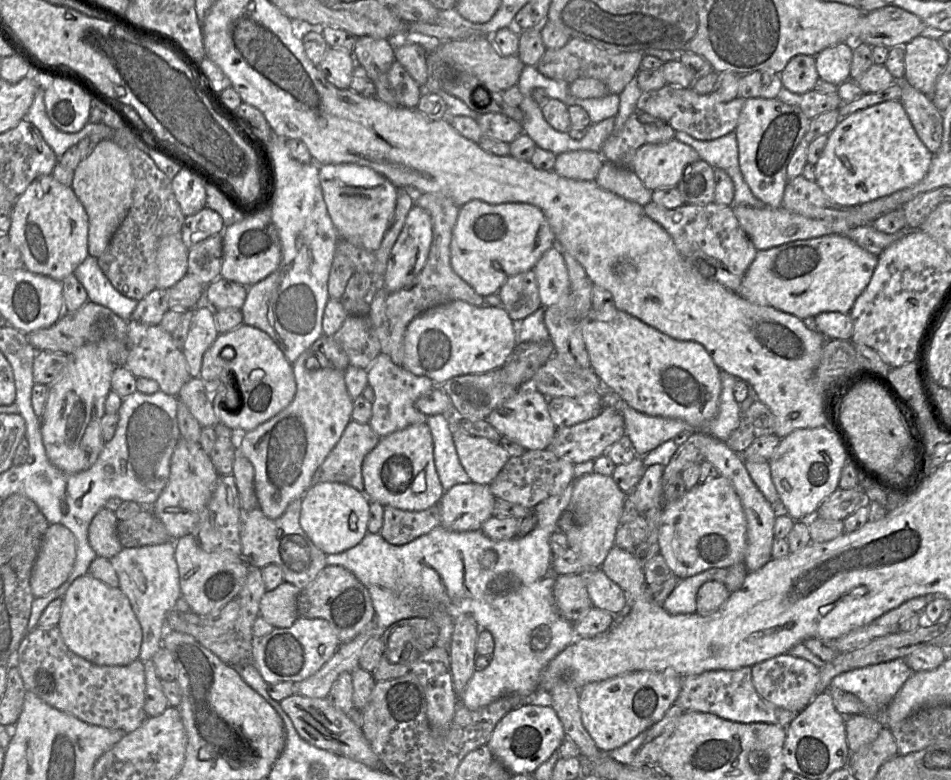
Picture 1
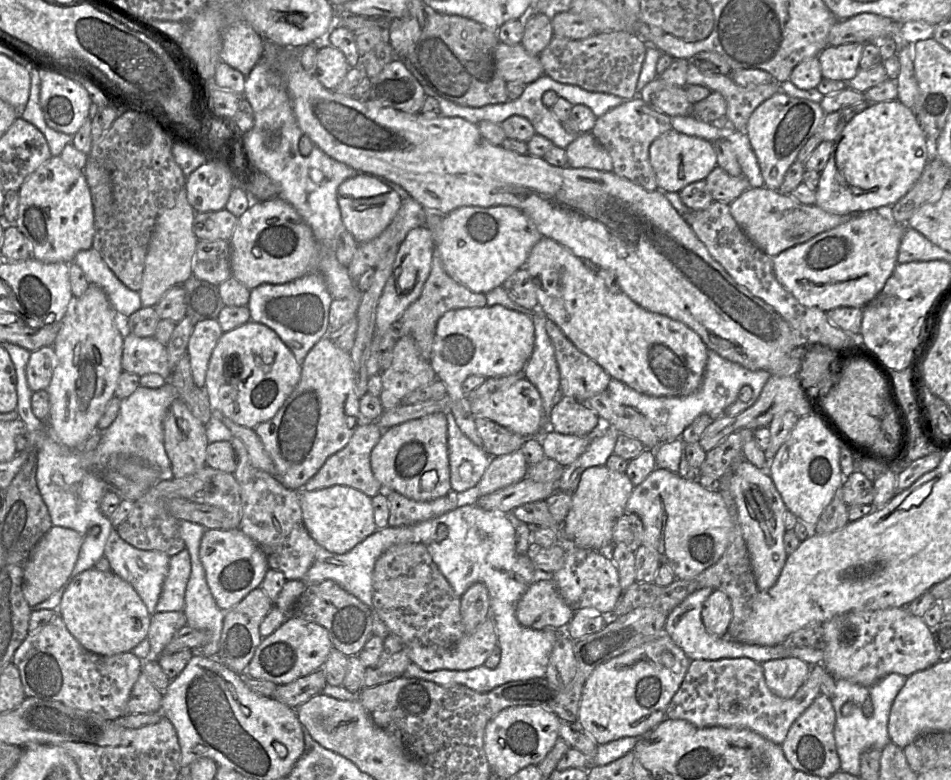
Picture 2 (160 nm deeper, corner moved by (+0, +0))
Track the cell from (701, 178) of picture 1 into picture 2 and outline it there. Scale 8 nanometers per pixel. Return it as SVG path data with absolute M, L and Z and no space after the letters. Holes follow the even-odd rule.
M718 166L710 172L705 182L714 201L728 205L751 188L745 175L734 177Z

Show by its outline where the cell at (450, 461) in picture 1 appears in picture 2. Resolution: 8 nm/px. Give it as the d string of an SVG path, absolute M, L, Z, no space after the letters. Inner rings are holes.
M451 411L445 414L451 490L458 494L466 494L478 484L492 456L482 446L474 444L461 431Z

